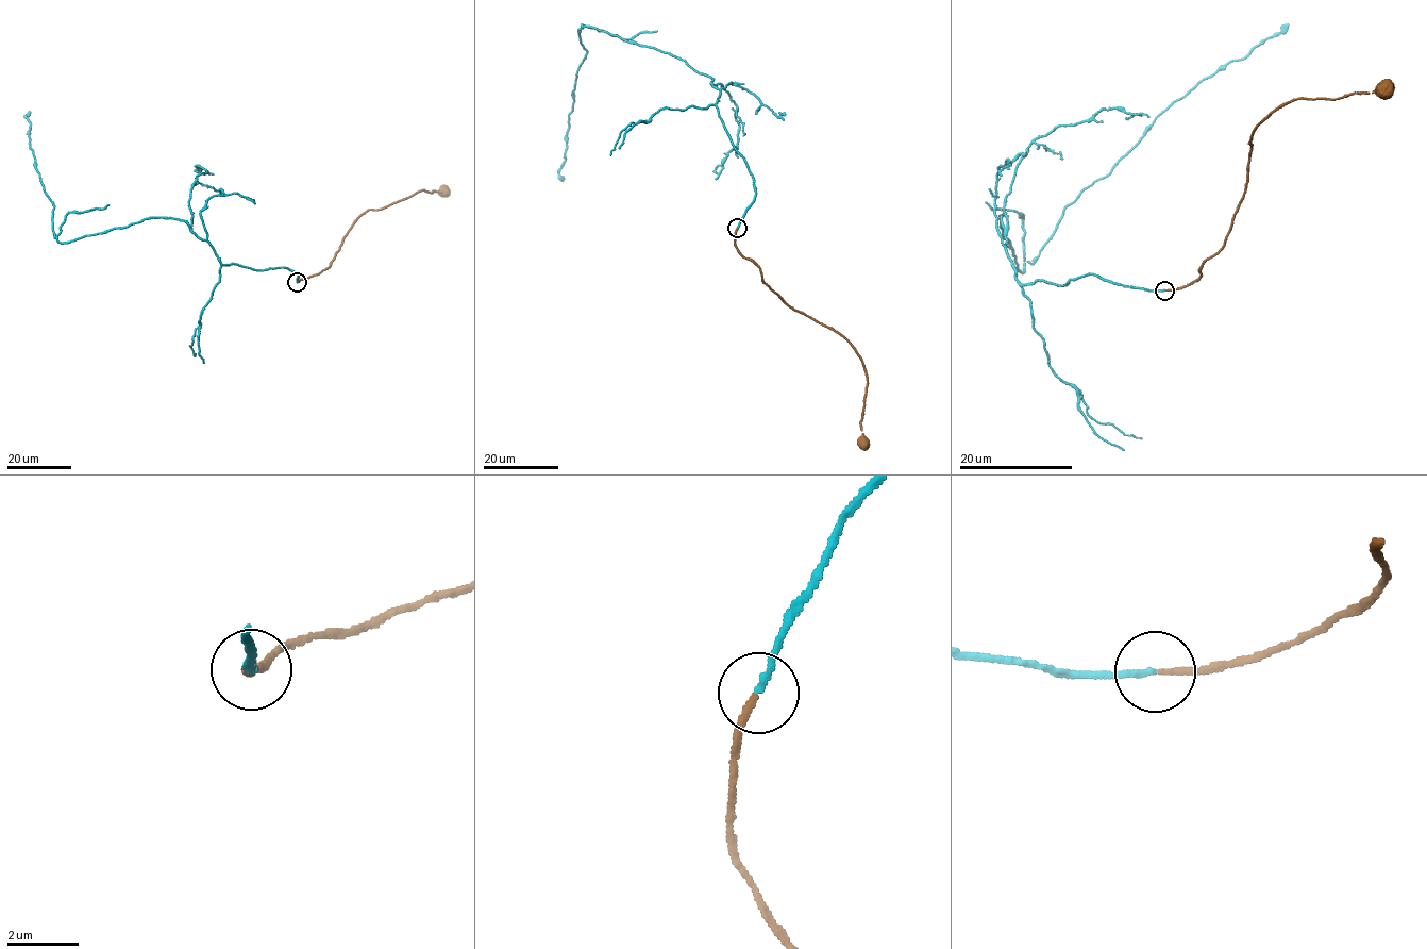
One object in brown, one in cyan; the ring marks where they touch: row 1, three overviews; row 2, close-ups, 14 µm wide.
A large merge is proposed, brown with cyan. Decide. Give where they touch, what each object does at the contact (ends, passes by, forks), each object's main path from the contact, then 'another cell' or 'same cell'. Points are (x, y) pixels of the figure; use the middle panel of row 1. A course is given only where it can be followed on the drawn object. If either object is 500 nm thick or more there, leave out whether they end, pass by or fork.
place (737, 228); brown ends; cyan ends; course brown (737, 228), (737, 250), (758, 266), (765, 283), (784, 302), (832, 328), (861, 359), (867, 380), (863, 444); course cyan (737, 228), (753, 176), (719, 116), (711, 78), (591, 27), (578, 30), (587, 51), (563, 181); same cell

